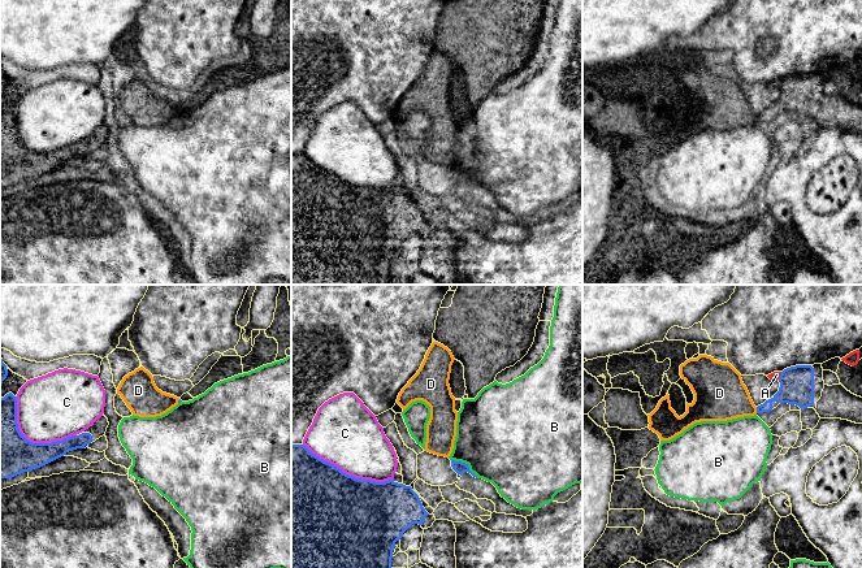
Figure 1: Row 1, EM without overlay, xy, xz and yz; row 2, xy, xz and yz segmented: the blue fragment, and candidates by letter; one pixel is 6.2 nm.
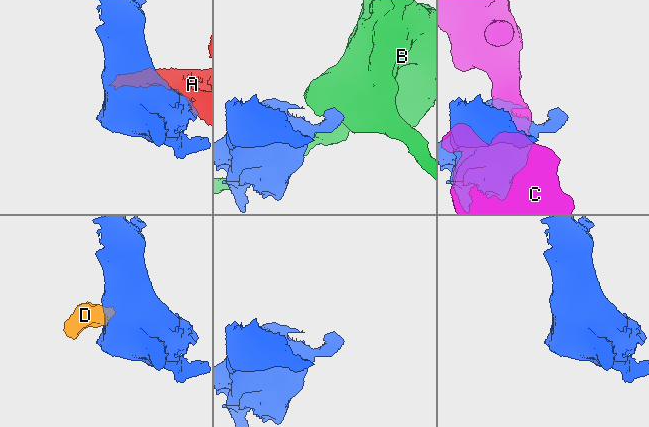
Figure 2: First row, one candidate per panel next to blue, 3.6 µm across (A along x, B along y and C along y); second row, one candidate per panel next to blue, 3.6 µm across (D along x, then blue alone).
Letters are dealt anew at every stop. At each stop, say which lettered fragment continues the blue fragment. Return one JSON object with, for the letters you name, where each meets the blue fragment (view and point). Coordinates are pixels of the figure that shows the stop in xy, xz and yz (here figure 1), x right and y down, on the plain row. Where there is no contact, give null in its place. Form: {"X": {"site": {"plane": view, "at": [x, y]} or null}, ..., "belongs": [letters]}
{"belongs": []}

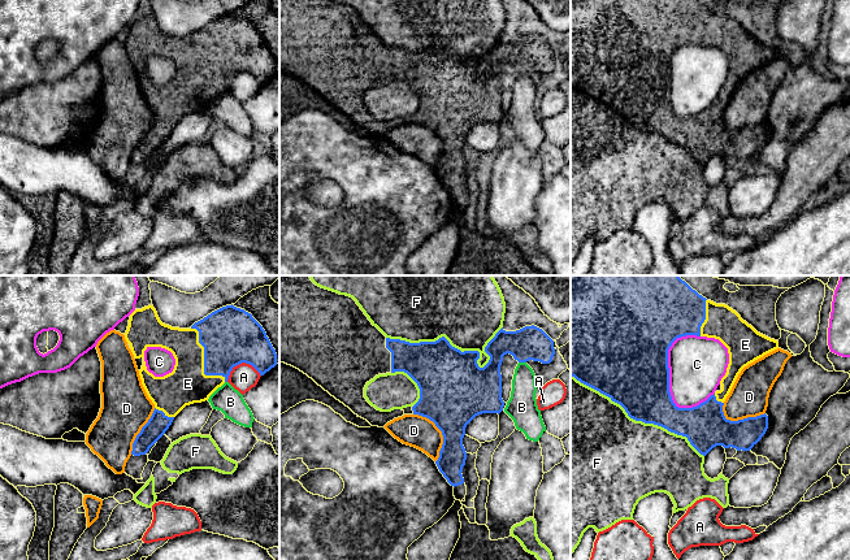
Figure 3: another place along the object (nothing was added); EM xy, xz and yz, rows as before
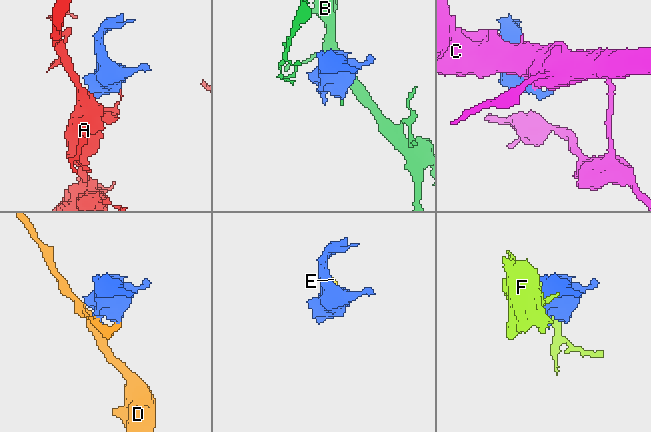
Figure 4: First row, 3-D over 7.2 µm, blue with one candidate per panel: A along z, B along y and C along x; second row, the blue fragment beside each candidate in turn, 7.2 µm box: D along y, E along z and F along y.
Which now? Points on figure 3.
{"E": {"site": {"plane": "xy", "at": [204, 69]}}, "belongs": ["E"]}

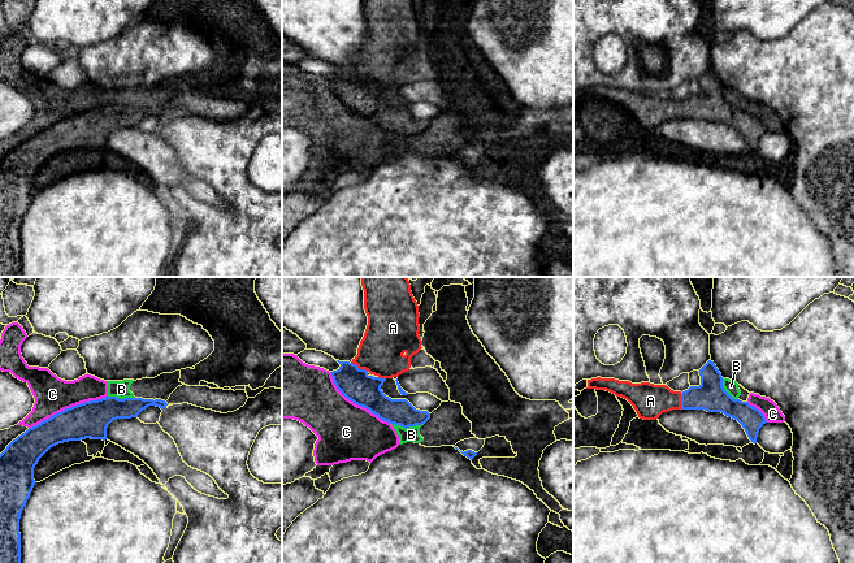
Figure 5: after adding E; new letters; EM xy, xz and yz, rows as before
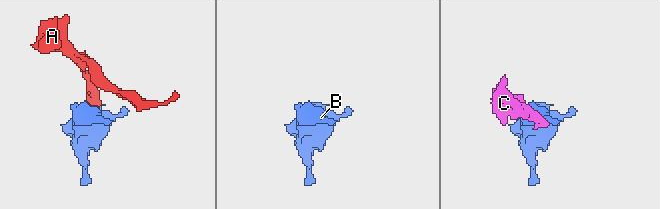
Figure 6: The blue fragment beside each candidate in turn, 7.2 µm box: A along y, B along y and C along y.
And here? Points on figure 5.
{"A": {"site": {"plane": "xz", "at": [360, 78]}}, "belongs": ["A"]}

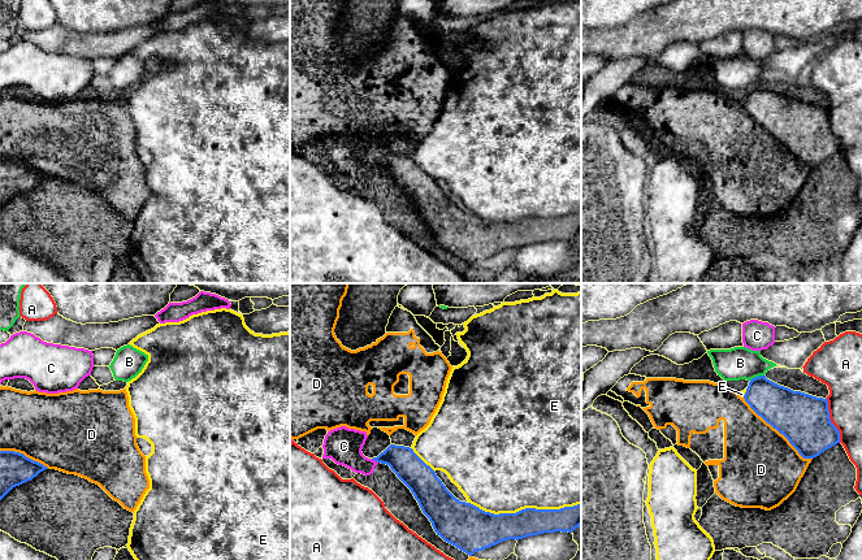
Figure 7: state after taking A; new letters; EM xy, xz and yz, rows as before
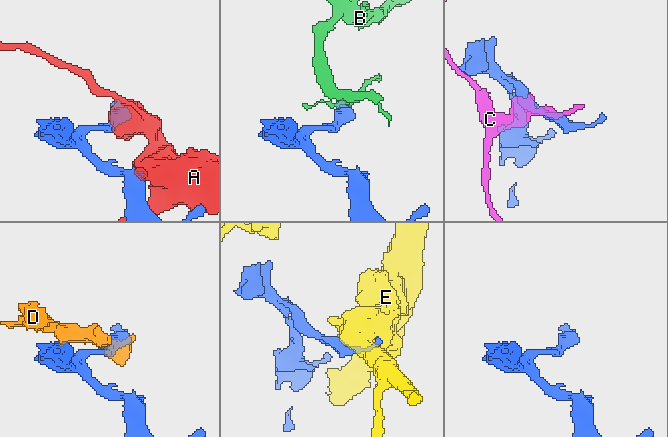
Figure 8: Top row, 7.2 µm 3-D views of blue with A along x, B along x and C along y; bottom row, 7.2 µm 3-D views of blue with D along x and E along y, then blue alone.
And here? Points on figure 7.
{"belongs": []}

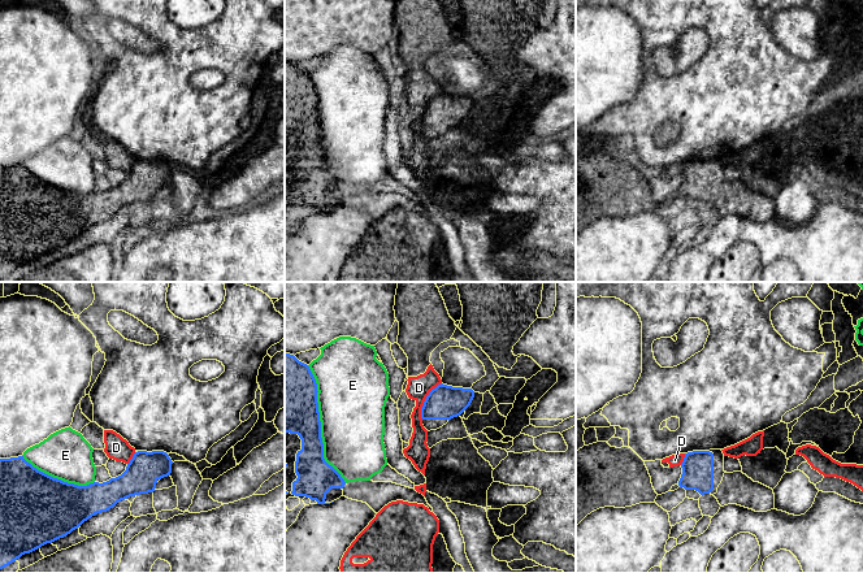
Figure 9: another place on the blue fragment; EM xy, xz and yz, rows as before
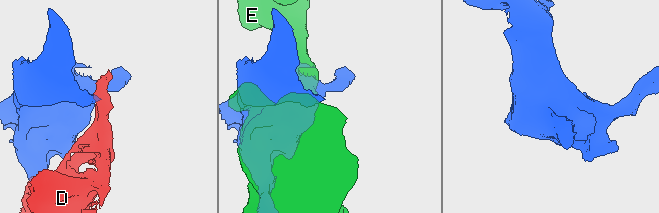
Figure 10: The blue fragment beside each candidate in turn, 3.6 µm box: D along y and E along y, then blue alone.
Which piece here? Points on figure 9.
{"belongs": []}

